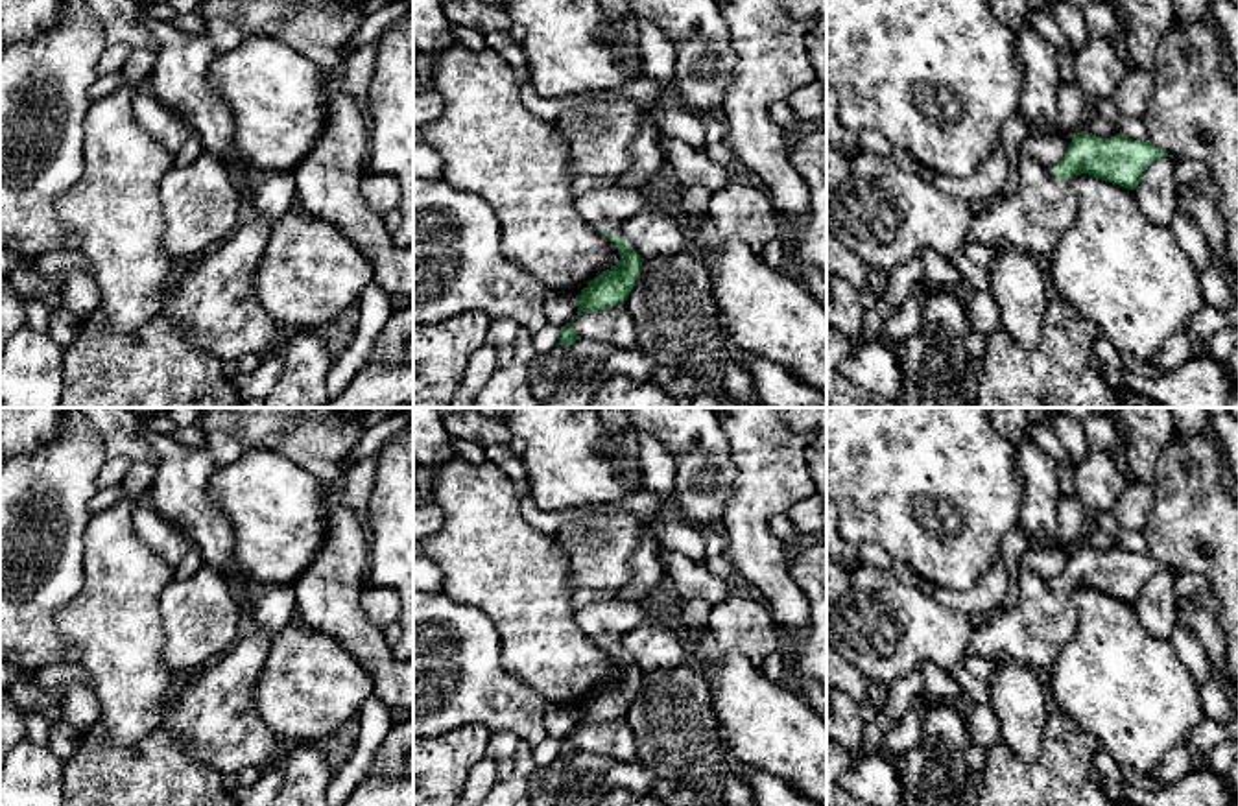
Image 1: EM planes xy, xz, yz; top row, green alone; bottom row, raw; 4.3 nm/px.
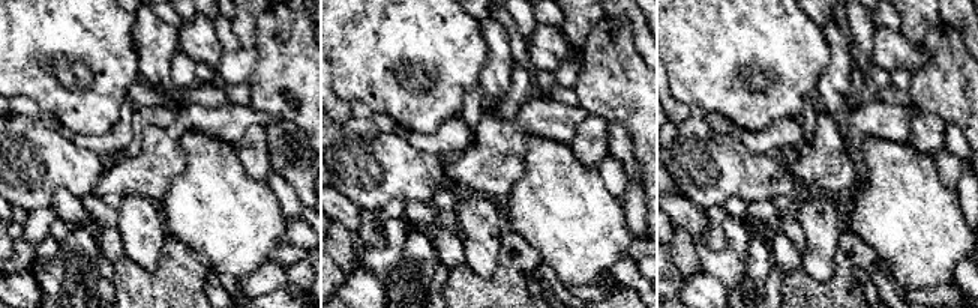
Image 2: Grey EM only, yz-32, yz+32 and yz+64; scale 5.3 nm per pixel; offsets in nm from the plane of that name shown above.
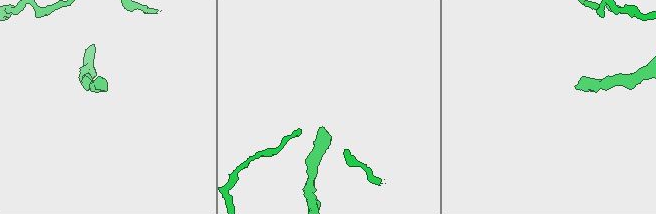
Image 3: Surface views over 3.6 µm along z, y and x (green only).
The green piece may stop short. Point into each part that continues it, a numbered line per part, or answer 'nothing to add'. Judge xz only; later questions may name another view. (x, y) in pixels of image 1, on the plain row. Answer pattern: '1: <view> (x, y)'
1: xz (606, 620)

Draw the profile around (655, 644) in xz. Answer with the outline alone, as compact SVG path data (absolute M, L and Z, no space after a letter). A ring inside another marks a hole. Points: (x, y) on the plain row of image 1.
M651 612L644 623L618 640L618 647L642 671L675 670L690 653L686 638L664 612Z

